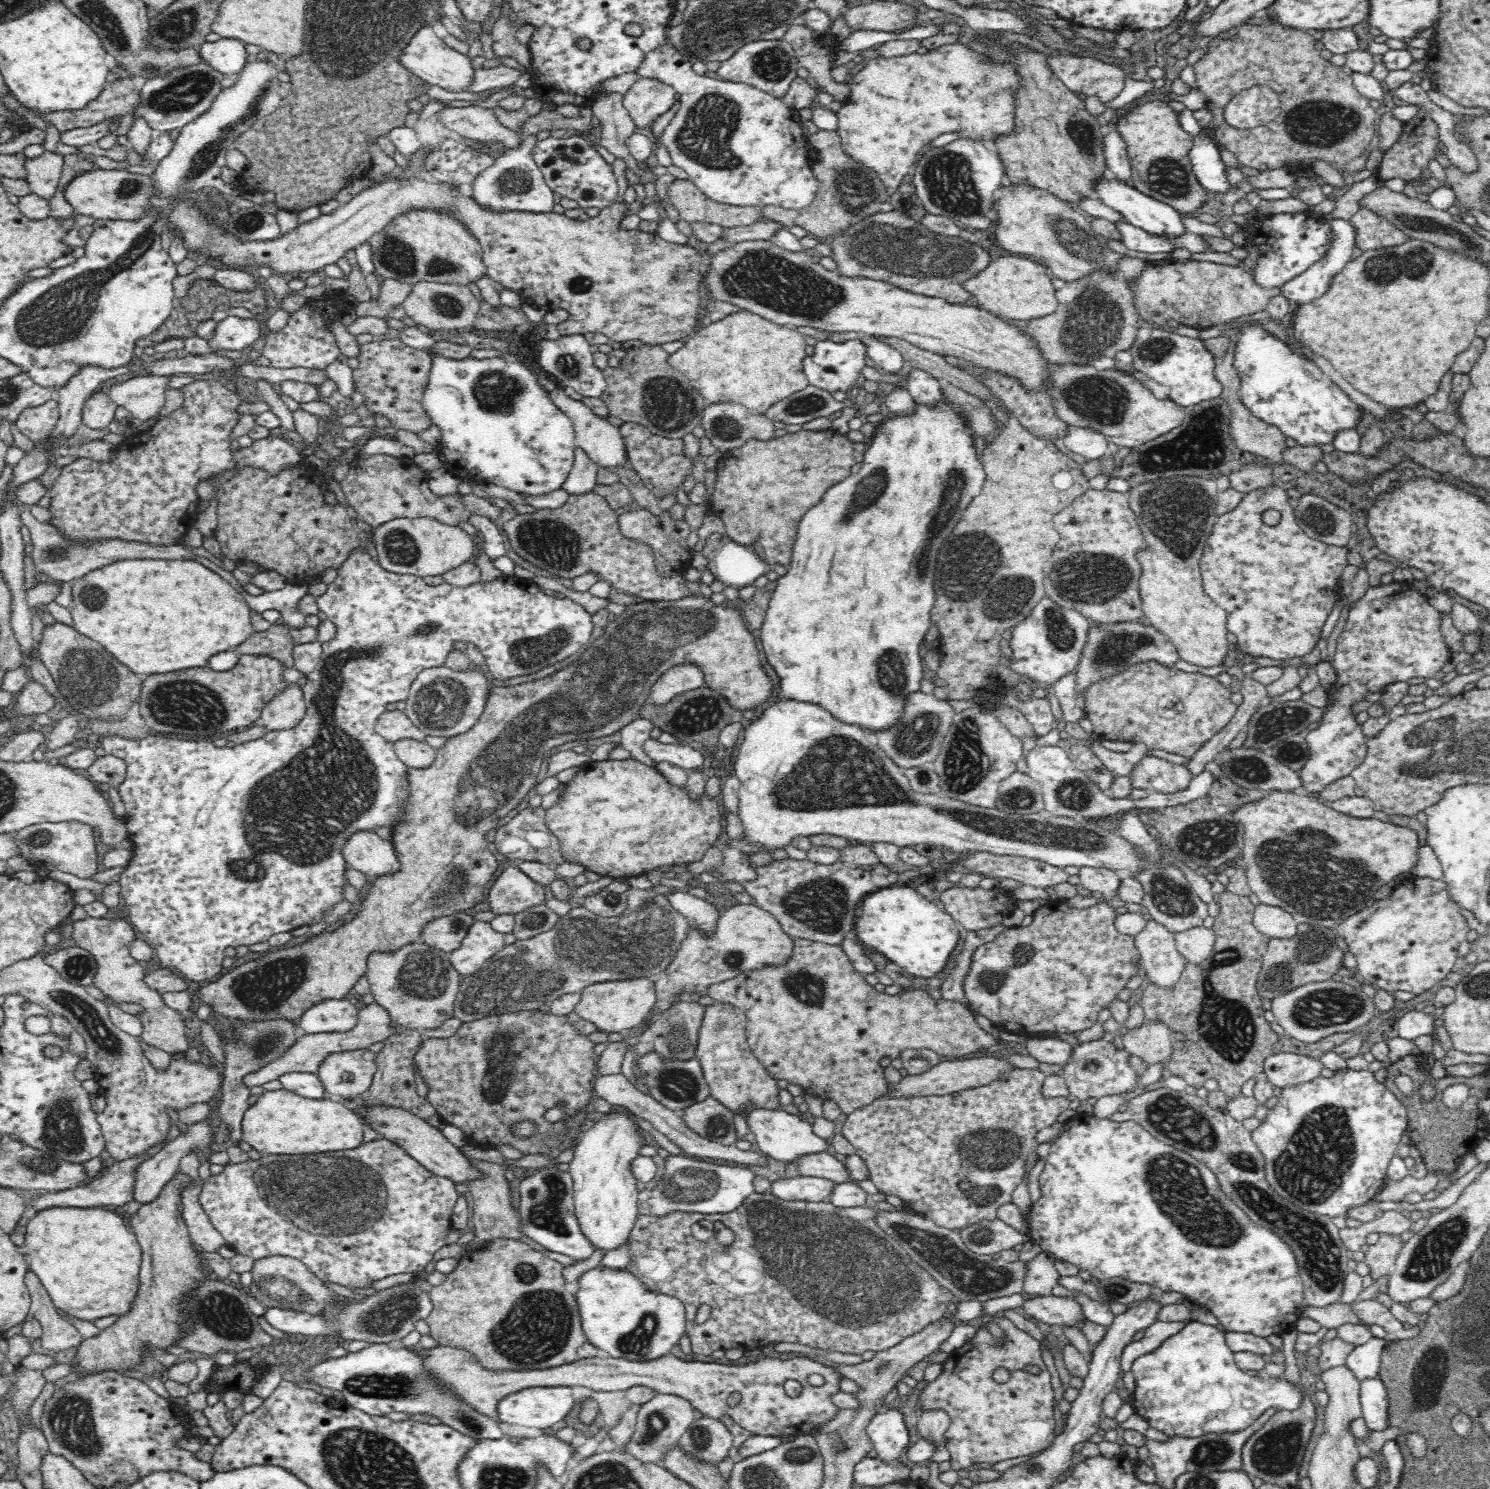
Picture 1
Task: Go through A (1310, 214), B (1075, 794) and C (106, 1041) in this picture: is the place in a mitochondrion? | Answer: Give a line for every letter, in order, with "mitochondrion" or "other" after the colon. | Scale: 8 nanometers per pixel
A: other
B: mitochondrion
C: mitochondrion

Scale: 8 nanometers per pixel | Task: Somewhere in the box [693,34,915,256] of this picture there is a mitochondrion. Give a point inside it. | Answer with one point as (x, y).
(856, 191)

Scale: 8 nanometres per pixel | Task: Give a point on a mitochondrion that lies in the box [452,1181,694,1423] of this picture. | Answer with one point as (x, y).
(538, 1326)

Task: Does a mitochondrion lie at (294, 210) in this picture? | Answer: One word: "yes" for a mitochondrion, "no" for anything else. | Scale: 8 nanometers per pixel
no

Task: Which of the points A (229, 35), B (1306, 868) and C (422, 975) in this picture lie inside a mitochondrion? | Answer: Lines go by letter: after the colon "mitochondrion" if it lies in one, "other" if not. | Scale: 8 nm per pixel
A: other
B: mitochondrion
C: mitochondrion

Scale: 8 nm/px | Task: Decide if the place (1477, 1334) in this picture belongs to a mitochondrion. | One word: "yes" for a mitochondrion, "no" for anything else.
yes

